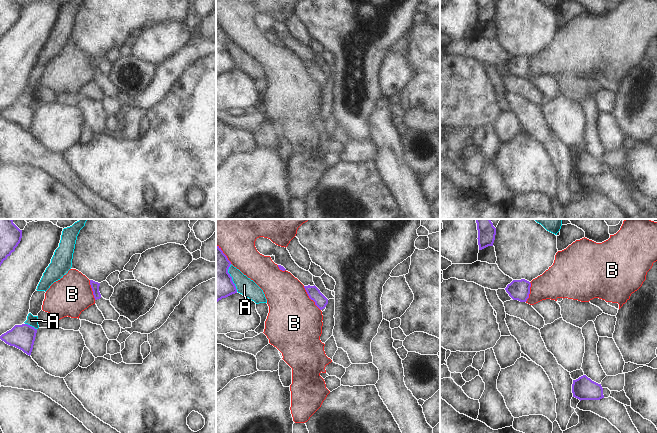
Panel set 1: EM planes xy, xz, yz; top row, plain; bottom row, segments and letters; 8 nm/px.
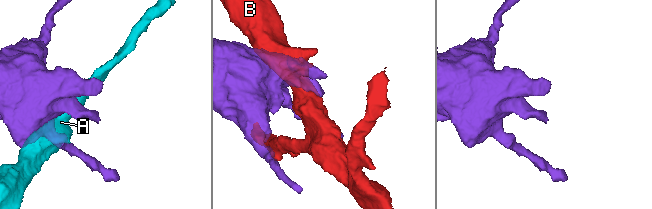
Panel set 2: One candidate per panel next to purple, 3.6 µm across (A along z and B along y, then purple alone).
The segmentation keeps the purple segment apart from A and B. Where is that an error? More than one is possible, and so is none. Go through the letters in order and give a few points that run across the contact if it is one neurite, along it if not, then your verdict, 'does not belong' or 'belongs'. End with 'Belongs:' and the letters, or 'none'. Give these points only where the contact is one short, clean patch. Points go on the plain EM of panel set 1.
A: does not belong
B: does not belong
Belongs: none

